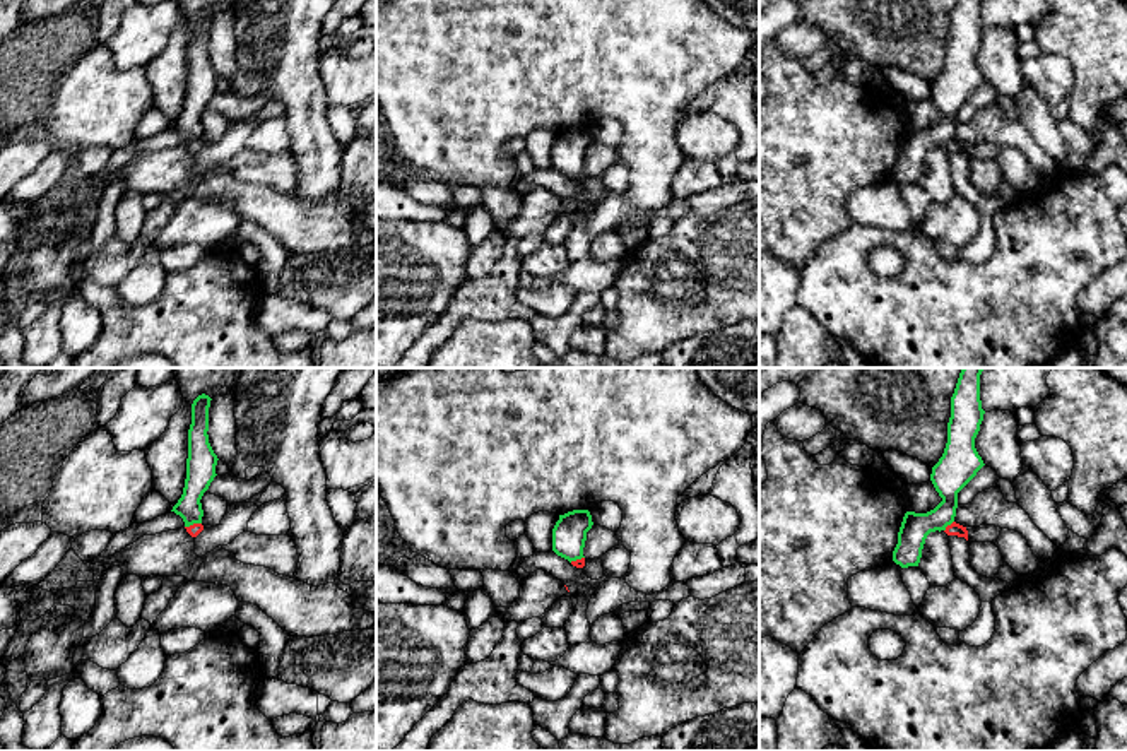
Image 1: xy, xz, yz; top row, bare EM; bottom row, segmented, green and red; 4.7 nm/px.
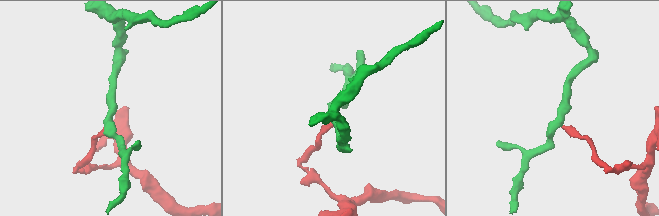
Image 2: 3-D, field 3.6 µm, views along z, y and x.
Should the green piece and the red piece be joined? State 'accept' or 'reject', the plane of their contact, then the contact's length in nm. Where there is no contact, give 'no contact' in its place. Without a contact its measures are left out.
reject | yz | 70 nm

